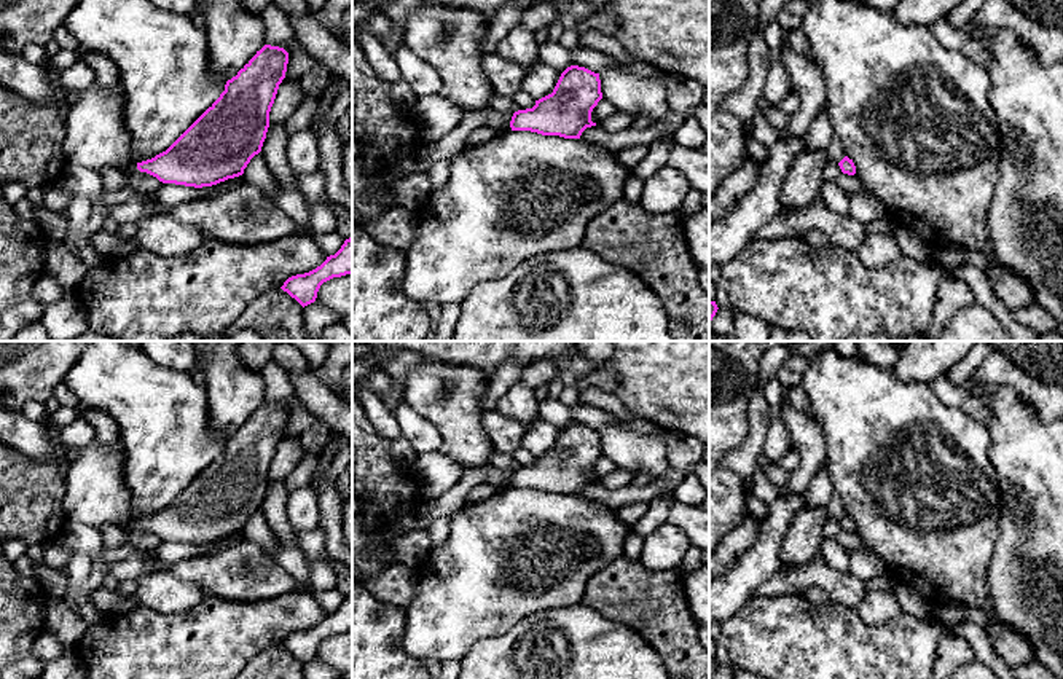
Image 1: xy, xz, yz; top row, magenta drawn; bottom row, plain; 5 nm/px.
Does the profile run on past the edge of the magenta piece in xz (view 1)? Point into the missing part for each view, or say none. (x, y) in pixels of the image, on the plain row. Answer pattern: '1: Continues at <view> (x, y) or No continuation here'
1: No continuation here

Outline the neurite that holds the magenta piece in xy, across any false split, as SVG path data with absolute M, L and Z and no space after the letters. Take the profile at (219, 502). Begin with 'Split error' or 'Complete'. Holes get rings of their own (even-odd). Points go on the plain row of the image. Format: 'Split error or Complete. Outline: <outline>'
Complete. Outline: M265 402L236 434L226 438L220 454L166 508L137 520L137 526L163 540L194 545L242 532L250 516L261 508L269 469L285 435L287 421L288 410L284 405Z

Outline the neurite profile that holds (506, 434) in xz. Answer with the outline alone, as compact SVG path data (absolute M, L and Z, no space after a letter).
M494 410L483 414L481 427L486 430L494 451L513 454L521 446L523 437L529 426L505 418Z

